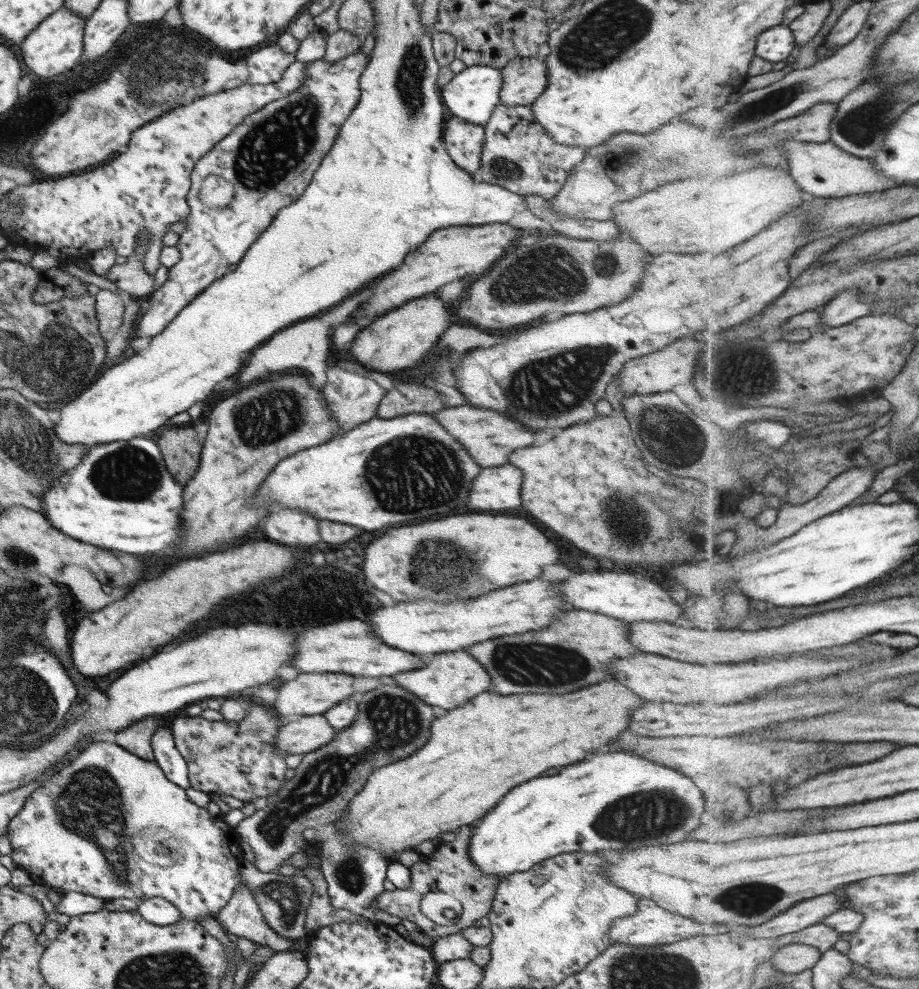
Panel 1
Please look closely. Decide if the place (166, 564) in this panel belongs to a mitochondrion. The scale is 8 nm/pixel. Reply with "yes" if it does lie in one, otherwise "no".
no

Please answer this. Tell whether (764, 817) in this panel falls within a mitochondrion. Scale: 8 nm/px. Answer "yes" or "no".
no

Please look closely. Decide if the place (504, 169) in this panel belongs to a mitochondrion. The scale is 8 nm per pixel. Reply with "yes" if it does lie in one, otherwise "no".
yes

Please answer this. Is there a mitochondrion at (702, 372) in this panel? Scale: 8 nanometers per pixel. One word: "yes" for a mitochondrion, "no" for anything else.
yes

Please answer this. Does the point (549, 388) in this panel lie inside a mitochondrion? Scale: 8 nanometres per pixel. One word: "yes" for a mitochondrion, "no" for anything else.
yes

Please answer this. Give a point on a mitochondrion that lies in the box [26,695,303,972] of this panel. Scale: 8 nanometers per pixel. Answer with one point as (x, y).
(89, 803)

